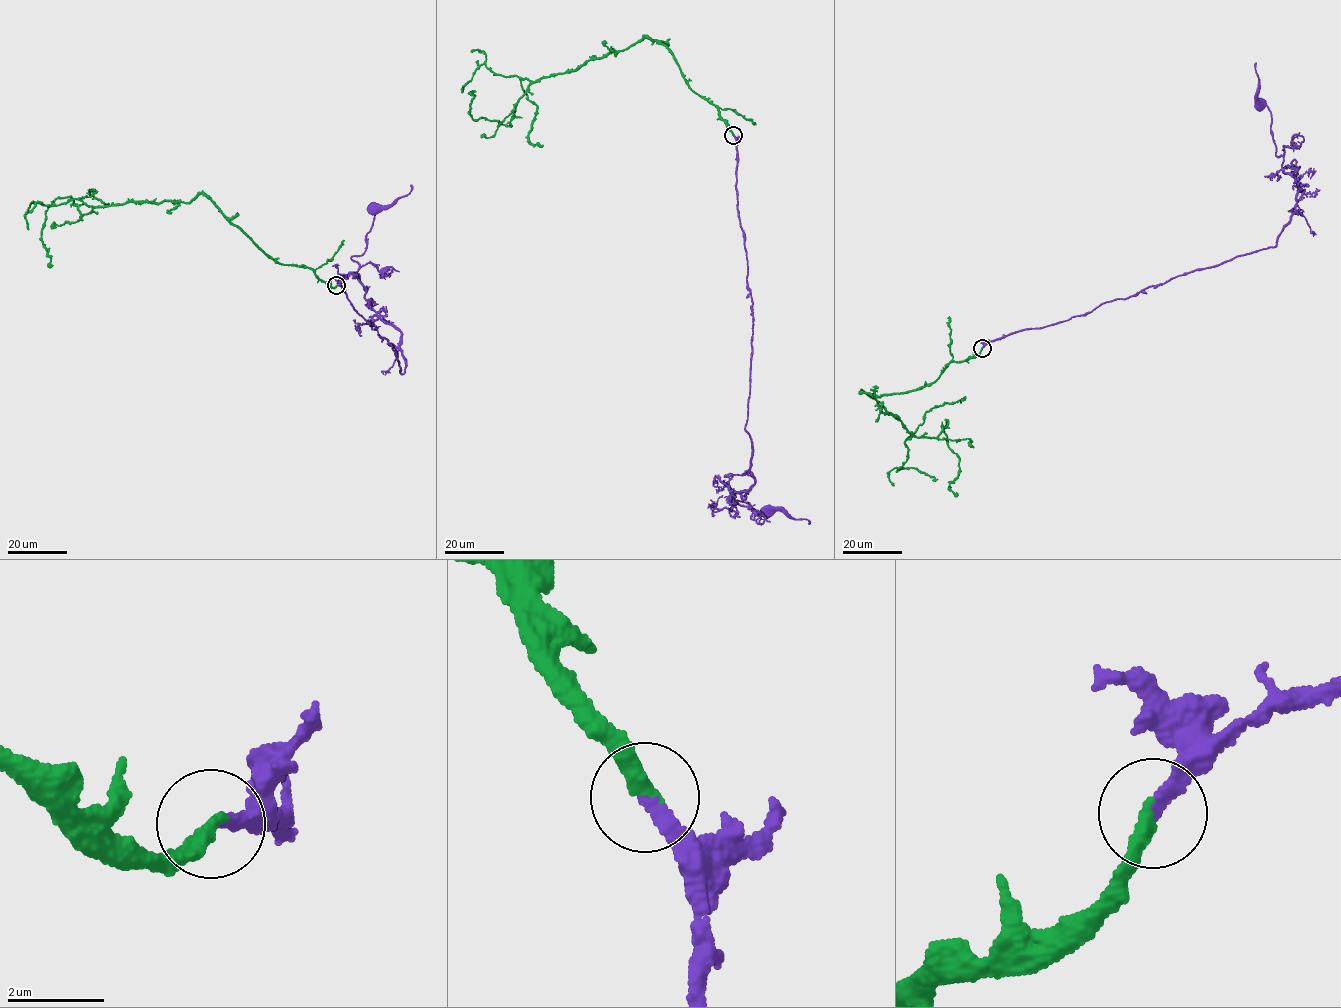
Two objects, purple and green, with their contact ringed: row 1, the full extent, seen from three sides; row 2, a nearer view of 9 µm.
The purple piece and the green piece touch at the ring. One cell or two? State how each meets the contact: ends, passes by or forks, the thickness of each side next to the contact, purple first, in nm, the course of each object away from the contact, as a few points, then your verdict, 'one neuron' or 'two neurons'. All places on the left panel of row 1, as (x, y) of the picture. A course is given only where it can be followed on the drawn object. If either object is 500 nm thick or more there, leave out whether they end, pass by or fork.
purple ends; green ends; calibres 260 and 320 nm; course purple (336, 285), (387, 339), (404, 373), (401, 331), (365, 298), (359, 264), (351, 258), (365, 249), (374, 207); course green (336, 285), (279, 263), (201, 193), (82, 214), (60, 197), (41, 229), (49, 268); one neuron

